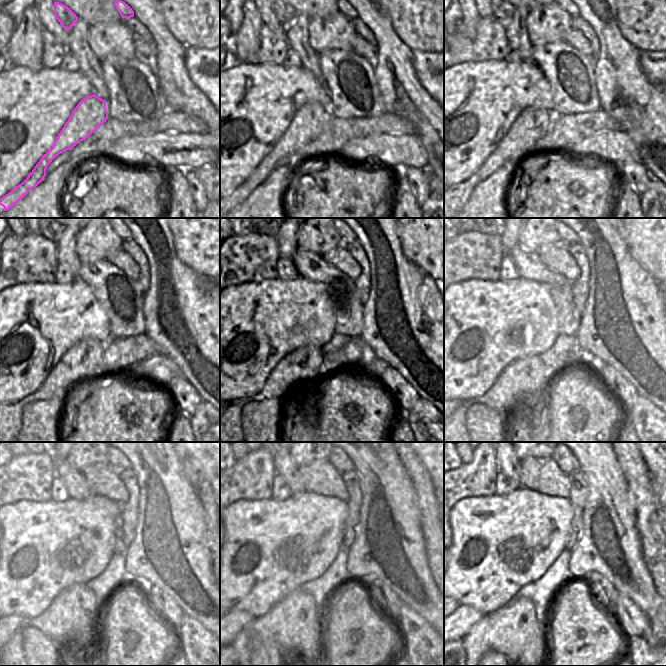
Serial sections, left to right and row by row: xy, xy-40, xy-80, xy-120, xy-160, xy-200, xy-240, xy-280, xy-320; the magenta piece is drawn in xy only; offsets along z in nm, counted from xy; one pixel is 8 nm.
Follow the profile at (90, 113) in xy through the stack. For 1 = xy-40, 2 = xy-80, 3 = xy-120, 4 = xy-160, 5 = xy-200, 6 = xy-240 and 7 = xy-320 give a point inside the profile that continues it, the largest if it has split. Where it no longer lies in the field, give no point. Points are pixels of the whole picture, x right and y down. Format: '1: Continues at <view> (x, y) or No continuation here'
1: Continues at xy-40 (309, 122)
2: Continues at xy-80 (532, 124)
3: Continues at xy-120 (84, 360)
4: Continues at xy-160 (306, 363)
5: Continues at xy-200 (526, 377)
6: Continues at xy-240 (70, 618)
7: Continues at xy-320 (514, 630).

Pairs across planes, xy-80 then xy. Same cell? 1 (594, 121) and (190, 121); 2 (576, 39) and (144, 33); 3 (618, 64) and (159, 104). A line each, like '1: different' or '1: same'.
1: same
2: different
3: different

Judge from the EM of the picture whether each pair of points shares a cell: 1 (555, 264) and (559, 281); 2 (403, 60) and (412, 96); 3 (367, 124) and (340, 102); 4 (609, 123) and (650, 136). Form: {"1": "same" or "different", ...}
{"1": "different", "2": "same", "3": "different", "4": "different"}

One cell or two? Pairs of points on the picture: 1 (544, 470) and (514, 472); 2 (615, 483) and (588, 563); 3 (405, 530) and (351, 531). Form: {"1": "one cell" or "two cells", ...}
{"1": "two cells", "2": "one cell", "3": "two cells"}

